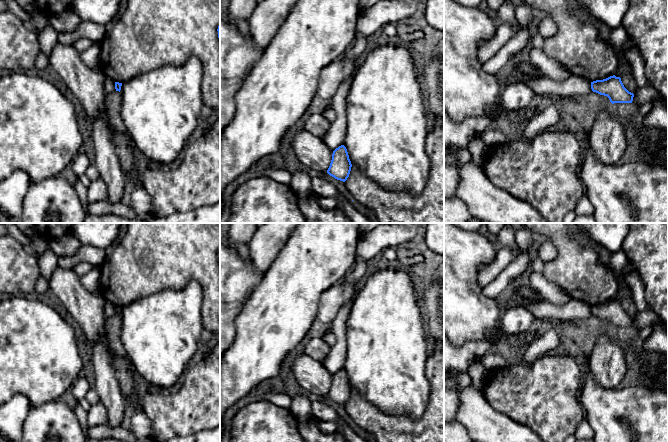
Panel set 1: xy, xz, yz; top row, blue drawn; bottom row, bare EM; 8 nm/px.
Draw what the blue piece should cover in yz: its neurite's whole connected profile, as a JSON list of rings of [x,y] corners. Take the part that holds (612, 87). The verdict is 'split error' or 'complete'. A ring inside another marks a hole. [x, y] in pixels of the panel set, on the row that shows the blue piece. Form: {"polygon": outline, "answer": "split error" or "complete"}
{"polygon": [[[615,75],[591,82],[591,89],[593,92],[607,96],[612,104],[632,103],[634,97],[634,94],[624,87],[621,78]]], "answer": "complete"}

